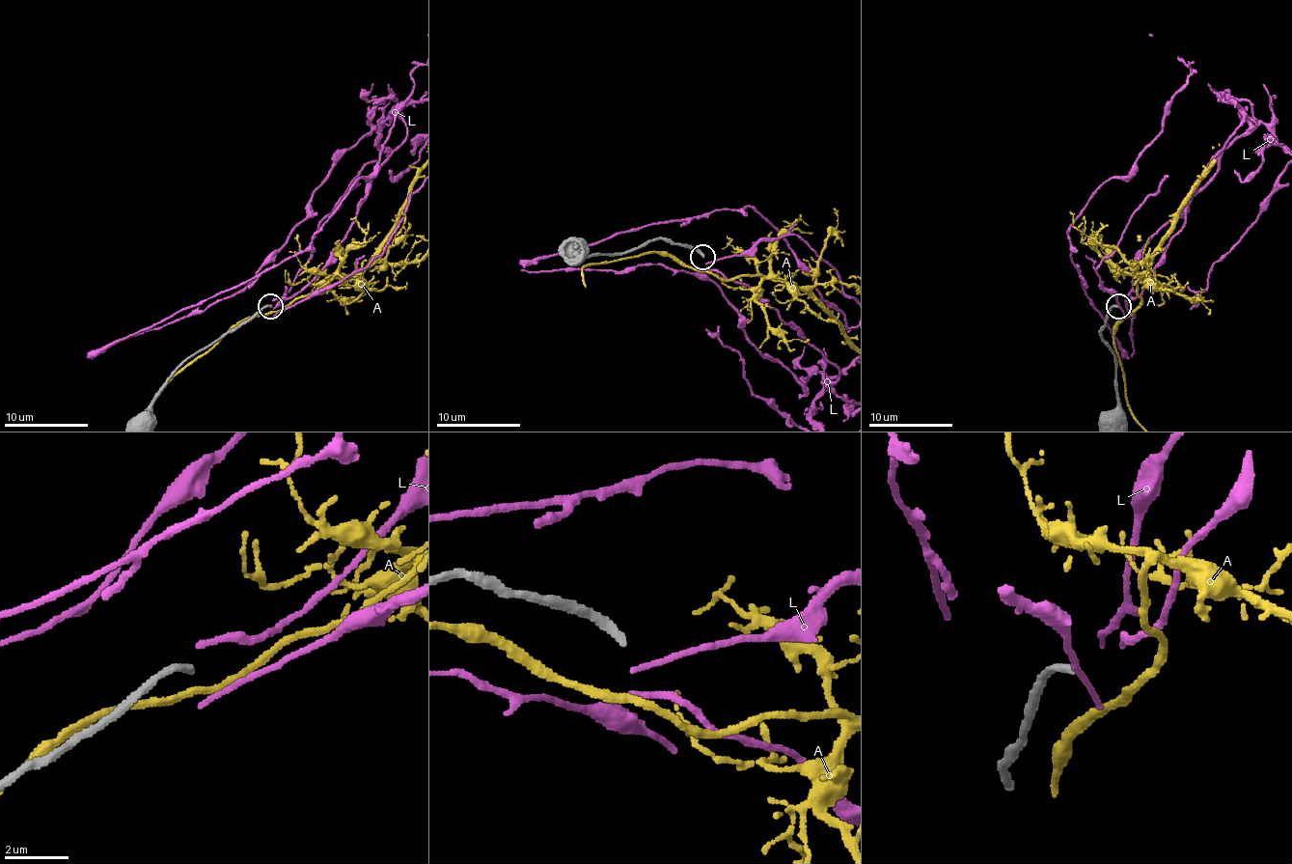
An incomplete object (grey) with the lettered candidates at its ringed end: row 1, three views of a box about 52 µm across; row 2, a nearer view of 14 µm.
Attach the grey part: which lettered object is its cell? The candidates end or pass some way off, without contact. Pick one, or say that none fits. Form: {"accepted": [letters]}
{"accepted": []}

